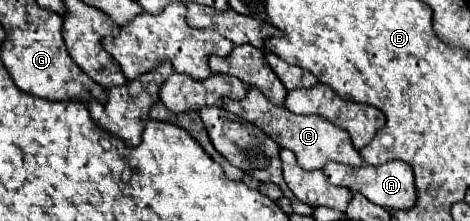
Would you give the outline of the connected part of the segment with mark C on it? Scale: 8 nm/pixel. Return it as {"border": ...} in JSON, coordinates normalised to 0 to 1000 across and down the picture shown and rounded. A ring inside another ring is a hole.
{"border":[[[530,394],[526,439],[513,457],[474,448],[474,493],[483,493],[487,511],[551,575],[564,611],[581,620],[594,665],[623,683],[636,756],[649,774],[687,765],[691,738],[700,738],[700,729],[717,729],[717,738],[747,747],[747,756],[772,747],[772,719],[768,719],[764,683],[751,665],[738,593],[726,593],[721,575],[713,575],[696,538],[683,538],[679,520],[628,520],[628,511],[611,502],[606,484],[589,484],[543,394]]]}

